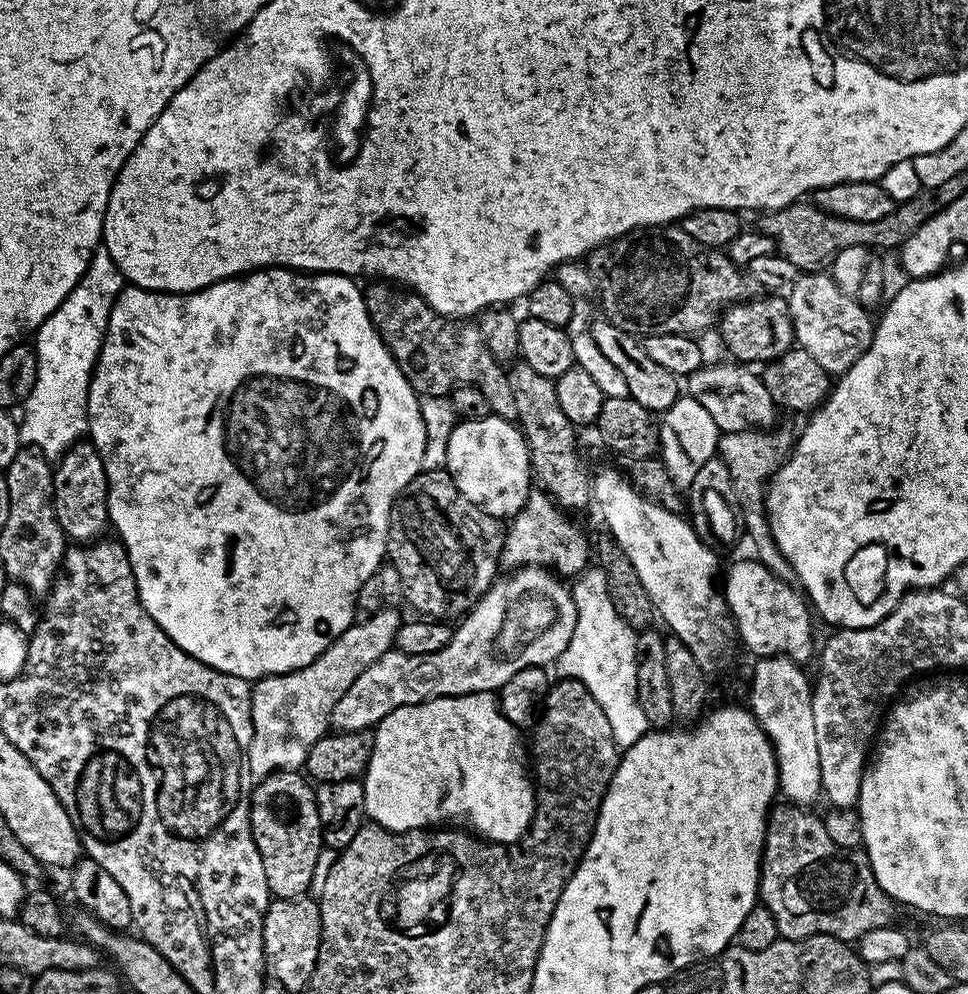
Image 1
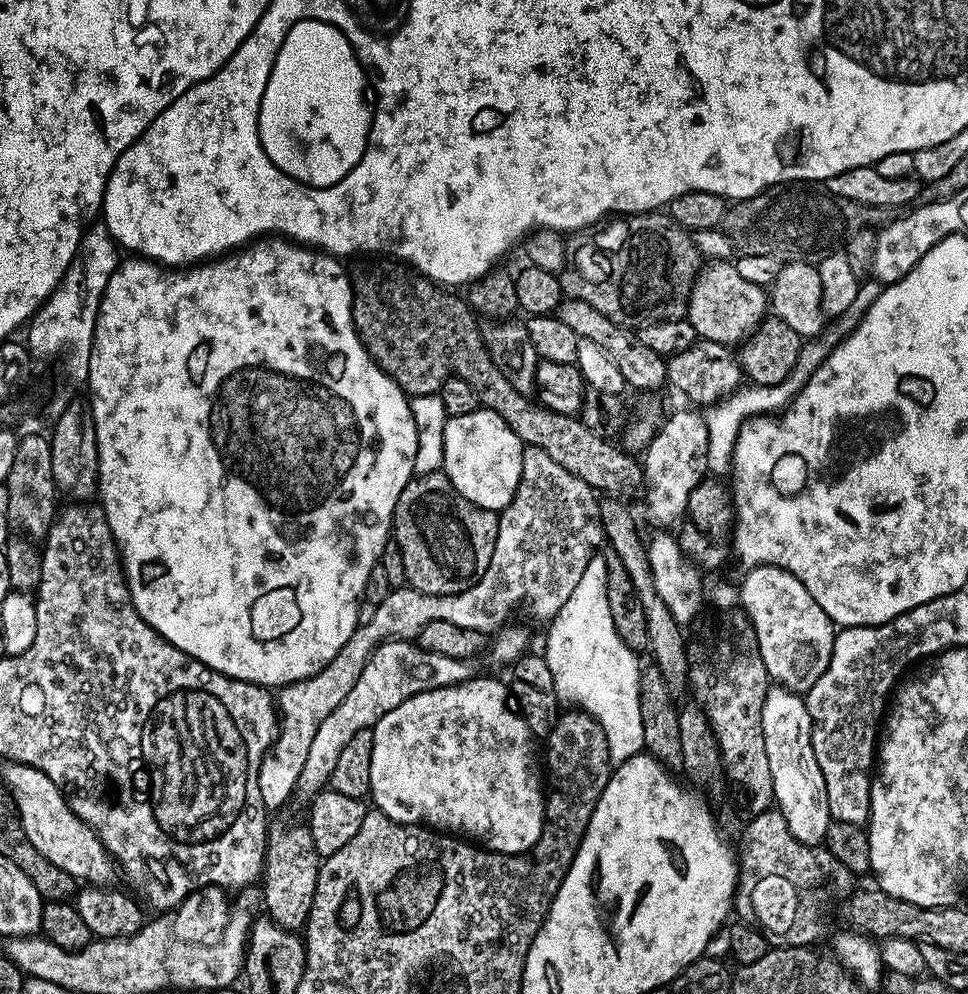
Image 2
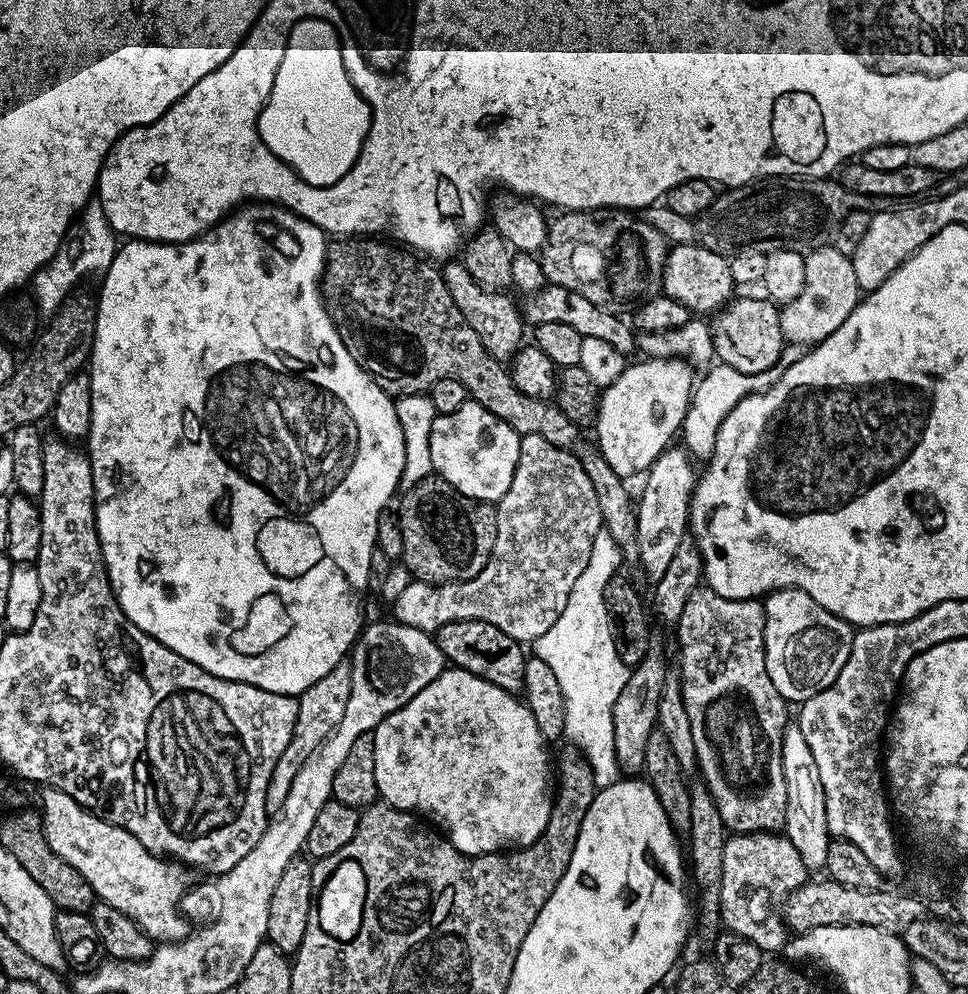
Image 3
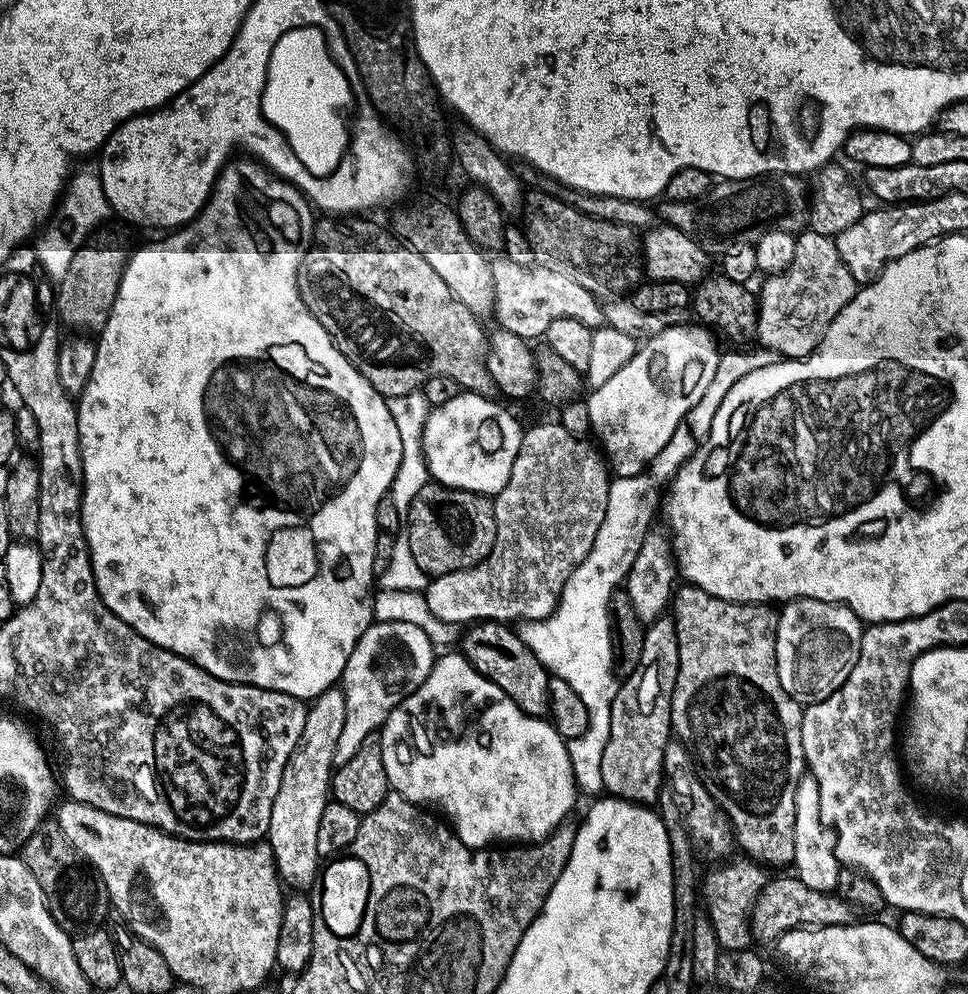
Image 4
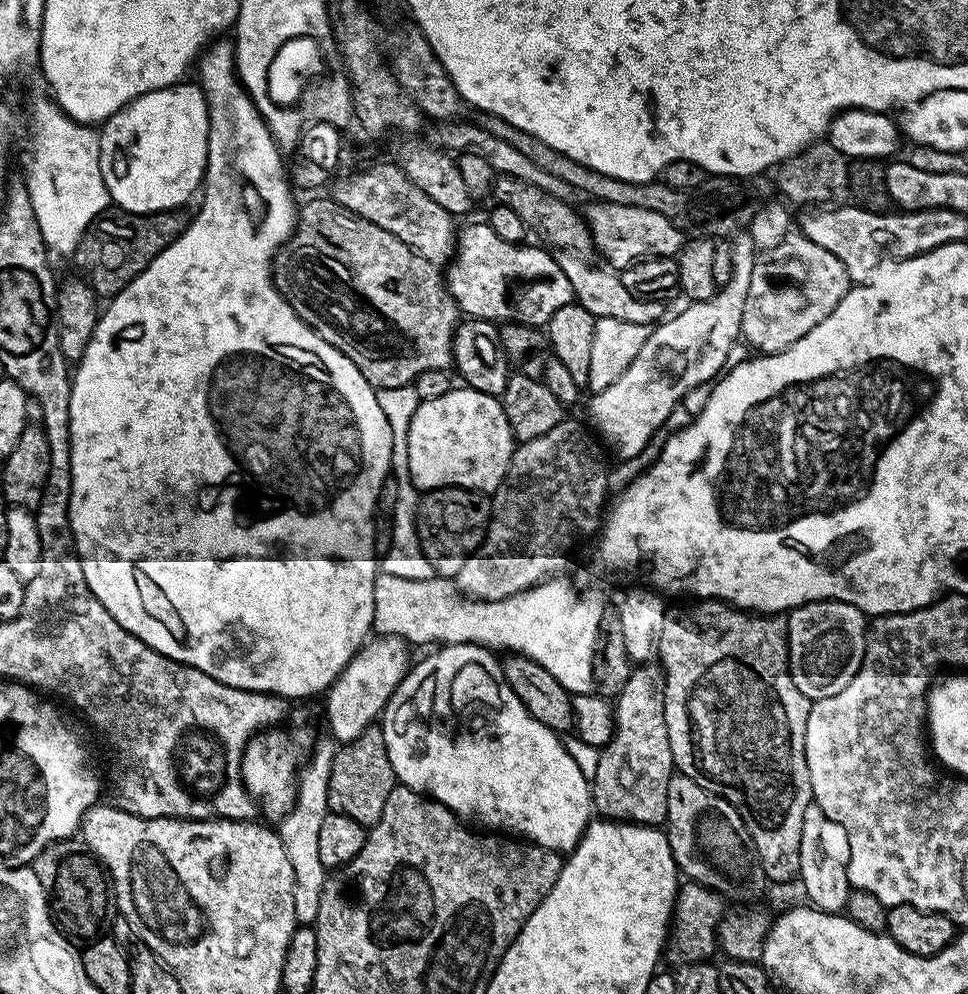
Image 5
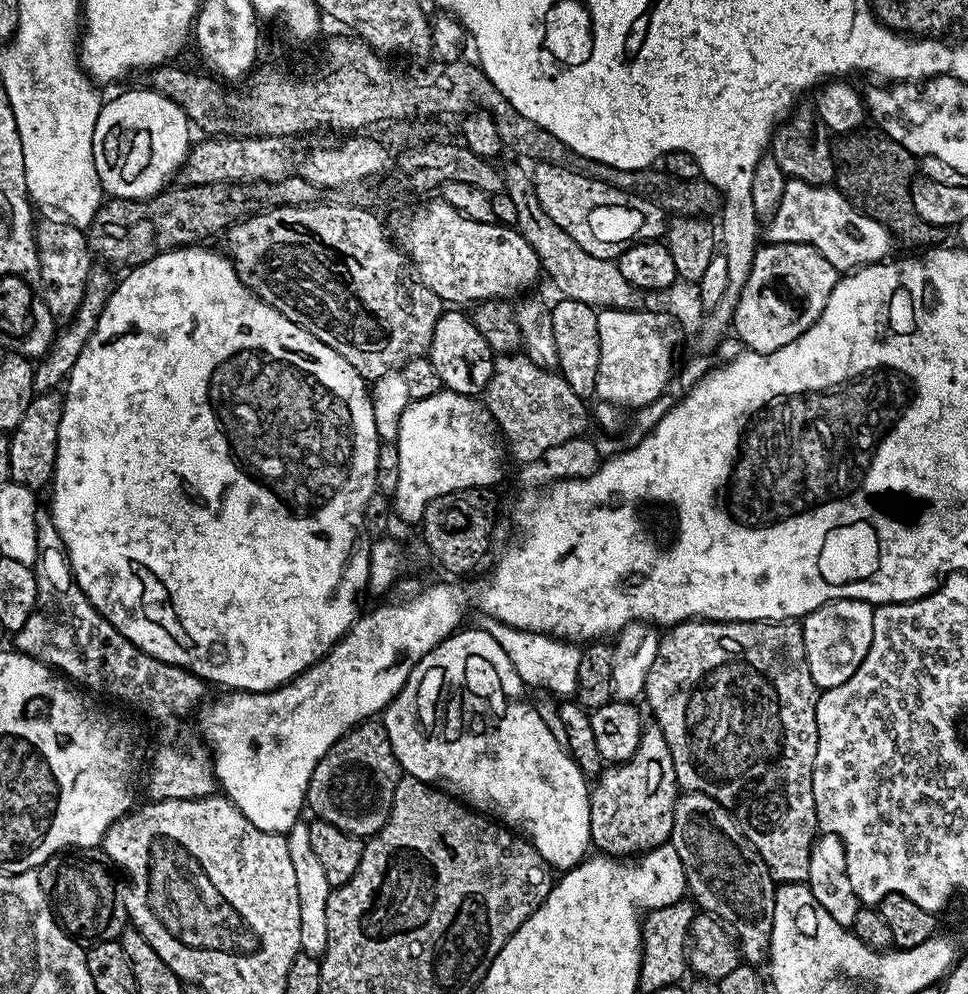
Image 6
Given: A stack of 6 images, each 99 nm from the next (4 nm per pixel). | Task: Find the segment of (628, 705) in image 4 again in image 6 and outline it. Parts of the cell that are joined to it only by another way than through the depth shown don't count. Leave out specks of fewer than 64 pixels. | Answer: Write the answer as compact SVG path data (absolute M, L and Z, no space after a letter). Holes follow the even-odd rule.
M649 723L632 757L624 764L605 767L591 785L588 797L591 847L596 848L597 853L613 858L632 858L649 852L659 844L669 843L677 795L670 746L666 746L666 738L656 723Z

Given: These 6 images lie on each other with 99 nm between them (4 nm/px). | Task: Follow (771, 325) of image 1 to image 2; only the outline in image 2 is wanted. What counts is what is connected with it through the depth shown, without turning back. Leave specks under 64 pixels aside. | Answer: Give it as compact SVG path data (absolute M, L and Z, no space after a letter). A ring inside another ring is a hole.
M727 260L708 262L700 269L692 296L688 300L687 319L694 326L700 340L718 342L725 346L739 346L759 328L769 315L770 296L754 282L746 282L738 274L735 263Z

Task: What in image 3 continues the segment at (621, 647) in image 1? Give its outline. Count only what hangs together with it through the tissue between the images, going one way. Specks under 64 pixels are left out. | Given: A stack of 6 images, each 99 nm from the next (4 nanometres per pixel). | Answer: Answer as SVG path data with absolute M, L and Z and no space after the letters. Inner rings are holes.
M601 530L594 538L594 546L590 550L590 562L586 562L586 570L582 570L578 582L574 582L574 590L570 590L570 598L566 602L566 610L534 642L534 654L554 670L554 678L558 678L562 698L564 699L564 736L572 739L577 749L582 753L589 766L592 767L594 782L597 789L605 788L621 779L622 769L616 761L616 751L614 750L614 702L618 694L624 689L630 675L629 665L624 664L616 653L616 642L612 638L612 626L608 622L608 611L604 601L604 592L608 588L610 578L617 575L616 568L622 564L622 553L615 540L606 530Z

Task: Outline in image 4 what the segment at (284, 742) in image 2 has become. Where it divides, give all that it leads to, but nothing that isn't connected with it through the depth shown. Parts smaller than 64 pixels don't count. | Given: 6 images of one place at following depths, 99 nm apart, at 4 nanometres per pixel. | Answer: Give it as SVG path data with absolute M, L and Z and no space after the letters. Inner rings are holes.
M559 422L536 424L524 432L508 485L494 497L496 541L492 553L473 568L429 579L422 593L434 617L444 623L468 626L481 620L545 620L554 611L570 574L584 561L586 554L590 554L598 526L602 526L602 518L606 518L610 468L605 457L587 442L564 429ZM340 686L328 688L321 696L308 704L306 726L298 746L282 770L282 786L278 786L278 798L270 810L270 826L266 843L276 857L276 871L285 885L293 884L293 889L308 890L318 879L318 869L322 857L318 854L318 821L322 810L330 802L330 789L334 771L334 746L342 734L346 722L346 698Z

